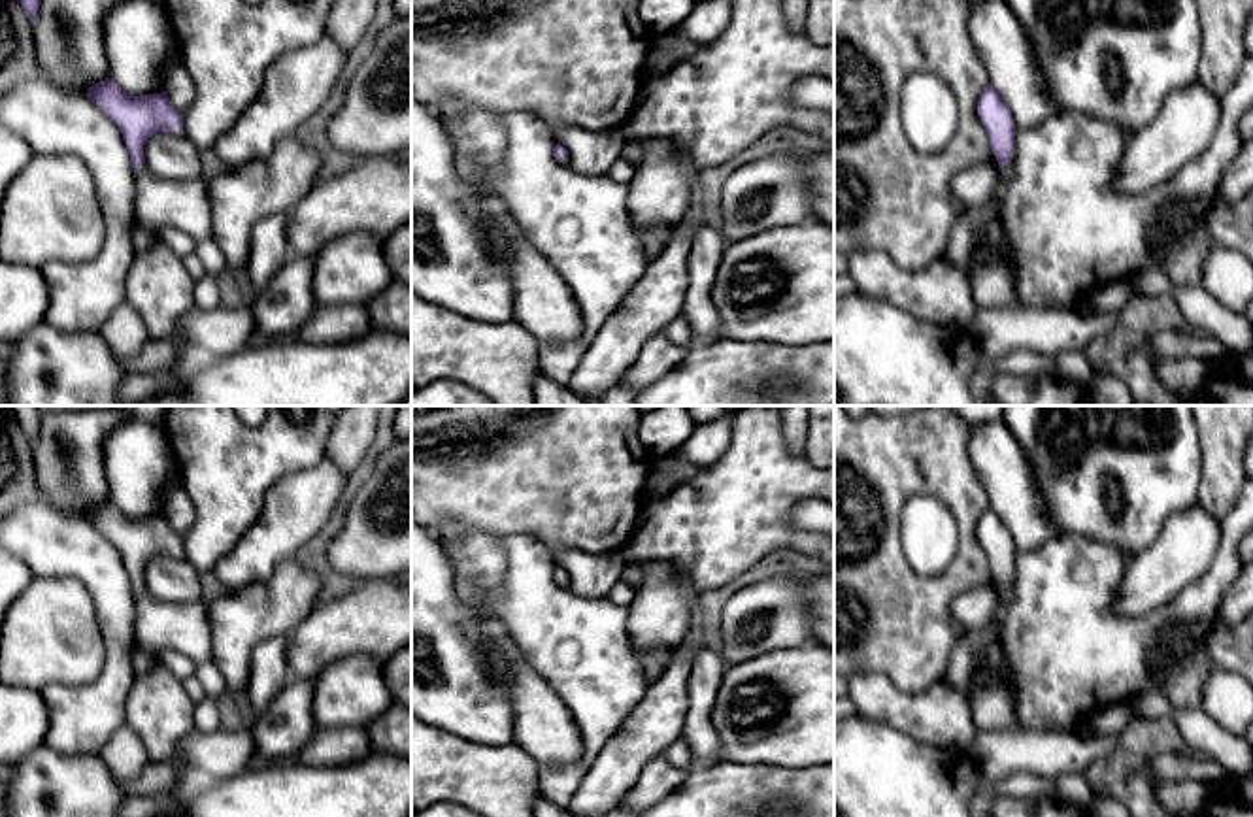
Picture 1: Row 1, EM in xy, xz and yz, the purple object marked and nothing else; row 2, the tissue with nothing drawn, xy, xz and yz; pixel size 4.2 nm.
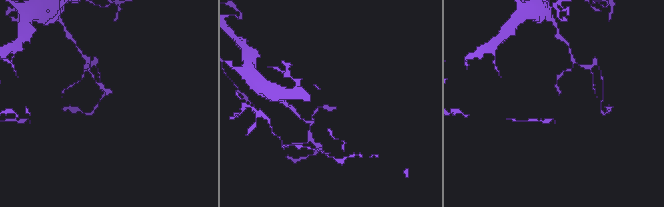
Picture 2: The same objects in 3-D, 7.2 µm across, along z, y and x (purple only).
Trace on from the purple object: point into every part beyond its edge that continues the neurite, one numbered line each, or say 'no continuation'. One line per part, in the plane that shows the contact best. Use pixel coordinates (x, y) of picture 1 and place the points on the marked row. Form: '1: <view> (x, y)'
1: xy (159, 202)

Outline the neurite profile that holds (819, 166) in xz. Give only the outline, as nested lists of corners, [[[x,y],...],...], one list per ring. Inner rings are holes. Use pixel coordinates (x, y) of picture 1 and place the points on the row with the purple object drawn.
[[[789,147],[791,153],[804,155],[813,198],[813,219],[834,228],[834,151],[808,151]]]

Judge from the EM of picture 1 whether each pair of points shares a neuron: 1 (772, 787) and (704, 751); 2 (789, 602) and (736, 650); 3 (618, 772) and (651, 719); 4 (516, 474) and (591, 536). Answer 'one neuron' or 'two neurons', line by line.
1: two neurons
2: one neuron
3: one neuron
4: one neuron

